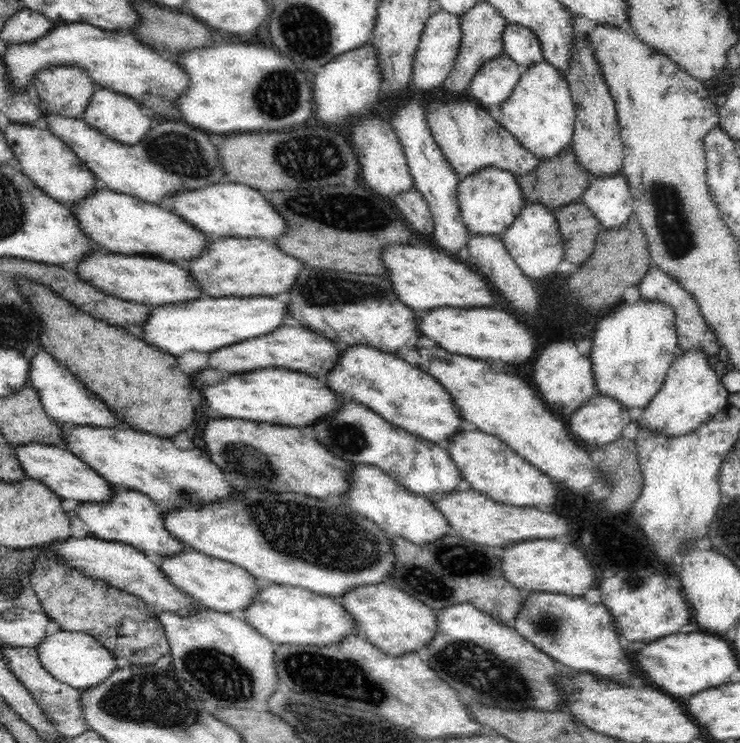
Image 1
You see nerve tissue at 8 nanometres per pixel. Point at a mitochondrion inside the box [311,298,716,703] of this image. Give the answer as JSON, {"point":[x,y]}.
{"point":[345,437]}

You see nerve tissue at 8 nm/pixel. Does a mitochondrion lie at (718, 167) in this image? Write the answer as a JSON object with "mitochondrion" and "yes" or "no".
{"mitochondrion":"no"}

